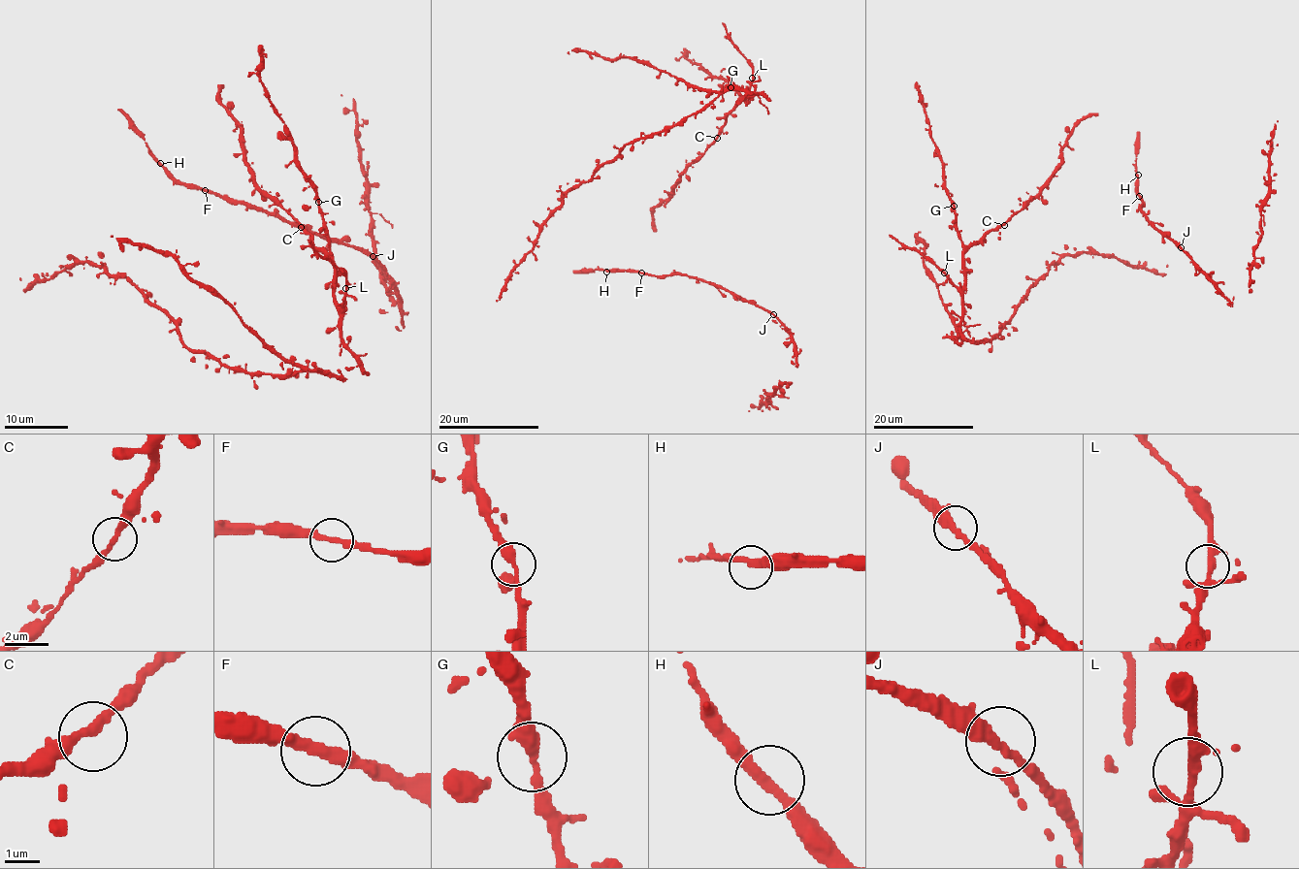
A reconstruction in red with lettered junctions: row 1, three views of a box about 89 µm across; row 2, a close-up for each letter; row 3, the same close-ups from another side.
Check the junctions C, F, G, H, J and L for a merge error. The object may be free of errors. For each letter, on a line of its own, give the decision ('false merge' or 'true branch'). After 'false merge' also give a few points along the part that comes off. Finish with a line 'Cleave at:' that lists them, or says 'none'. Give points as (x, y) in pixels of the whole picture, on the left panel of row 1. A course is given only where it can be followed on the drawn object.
C: true branch
F: true branch
G: true branch
H: true branch
J: true branch
L: true branch
Cleave at: none

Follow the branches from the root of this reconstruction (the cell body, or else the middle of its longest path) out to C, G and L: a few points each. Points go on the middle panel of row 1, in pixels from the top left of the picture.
C: (669, 195), (682, 173), (717, 138)
G: (669, 195), (682, 173), (717, 138), (726, 115), (739, 99), (730, 87)
L: (669, 195), (682, 173), (717, 138), (726, 115), (748, 92), (752, 78)

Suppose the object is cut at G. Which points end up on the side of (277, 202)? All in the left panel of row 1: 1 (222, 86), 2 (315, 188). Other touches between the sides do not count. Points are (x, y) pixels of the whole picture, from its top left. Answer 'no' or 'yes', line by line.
1: yes
2: no

